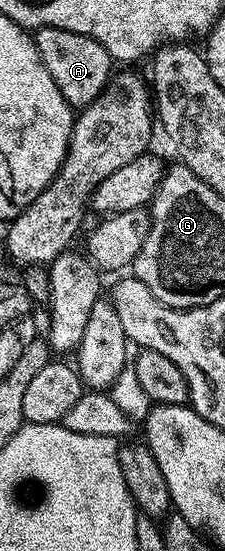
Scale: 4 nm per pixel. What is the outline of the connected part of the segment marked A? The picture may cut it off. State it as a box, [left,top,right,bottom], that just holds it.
[33,26,113,107]

